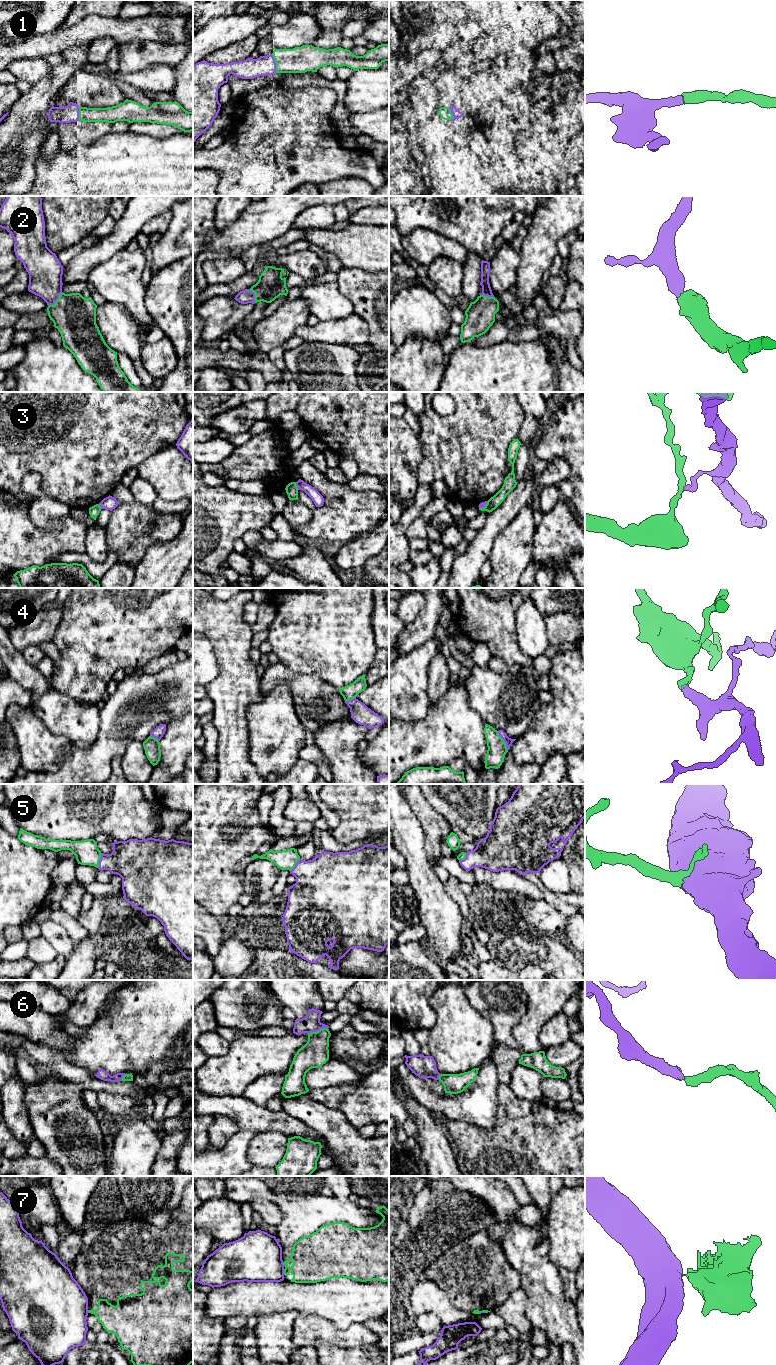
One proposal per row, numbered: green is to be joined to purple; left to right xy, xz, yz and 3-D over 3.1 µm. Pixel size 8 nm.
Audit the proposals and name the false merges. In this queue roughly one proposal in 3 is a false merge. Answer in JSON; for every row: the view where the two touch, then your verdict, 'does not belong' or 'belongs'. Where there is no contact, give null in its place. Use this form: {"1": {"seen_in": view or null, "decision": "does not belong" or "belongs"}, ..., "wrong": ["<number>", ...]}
{"1": {"seen_in": "xz", "decision": "belongs"}, "2": {"seen_in": "xy", "decision": "belongs"}, "3": {"seen_in": "xz", "decision": "does not belong"}, "4": {"seen_in": "yz", "decision": "belongs"}, "5": {"seen_in": "xy", "decision": "belongs"}, "6": {"seen_in": "xz", "decision": "belongs"}, "7": {"seen_in": "xz", "decision": "does not belong"}, "wrong": ["3", "7"]}

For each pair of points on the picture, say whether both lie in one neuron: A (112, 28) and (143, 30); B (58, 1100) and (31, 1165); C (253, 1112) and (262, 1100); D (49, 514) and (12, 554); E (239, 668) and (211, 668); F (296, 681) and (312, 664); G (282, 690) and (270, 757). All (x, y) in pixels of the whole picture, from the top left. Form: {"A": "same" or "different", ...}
{"A": "same", "B": "different", "C": "different", "D": "different", "E": "different", "F": "different", "G": "same"}

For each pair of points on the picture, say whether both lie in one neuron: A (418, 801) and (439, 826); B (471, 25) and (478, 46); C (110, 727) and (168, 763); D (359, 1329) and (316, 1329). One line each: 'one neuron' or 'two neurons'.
A: one neuron
B: two neurons
C: two neurons
D: one neuron

